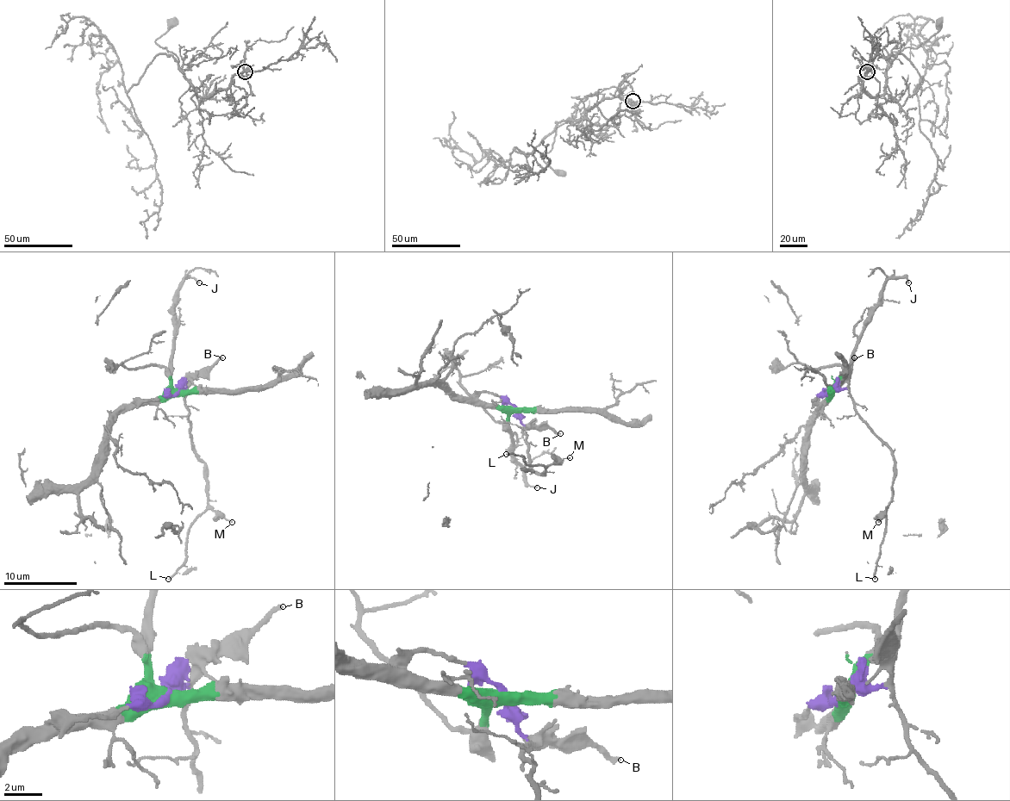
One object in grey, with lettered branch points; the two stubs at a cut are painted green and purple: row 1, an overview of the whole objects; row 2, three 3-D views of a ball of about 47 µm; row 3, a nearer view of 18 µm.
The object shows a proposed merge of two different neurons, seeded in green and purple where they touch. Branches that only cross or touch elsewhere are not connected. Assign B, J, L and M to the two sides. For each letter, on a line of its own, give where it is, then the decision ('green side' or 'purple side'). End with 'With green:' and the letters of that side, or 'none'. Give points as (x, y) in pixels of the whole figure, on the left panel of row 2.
B: place (222, 357); purple side
J: place (199, 282); green side
L: place (168, 579); purple side
M: place (232, 522); purple side
With green: J

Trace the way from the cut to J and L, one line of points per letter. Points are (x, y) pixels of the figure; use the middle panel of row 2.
J: (514, 409), (509, 414), (511, 455), (524, 468), (526, 481), (537, 488)
L: (514, 409), (517, 419), (524, 425), (530, 466), (542, 473), (545, 468), (506, 453)

